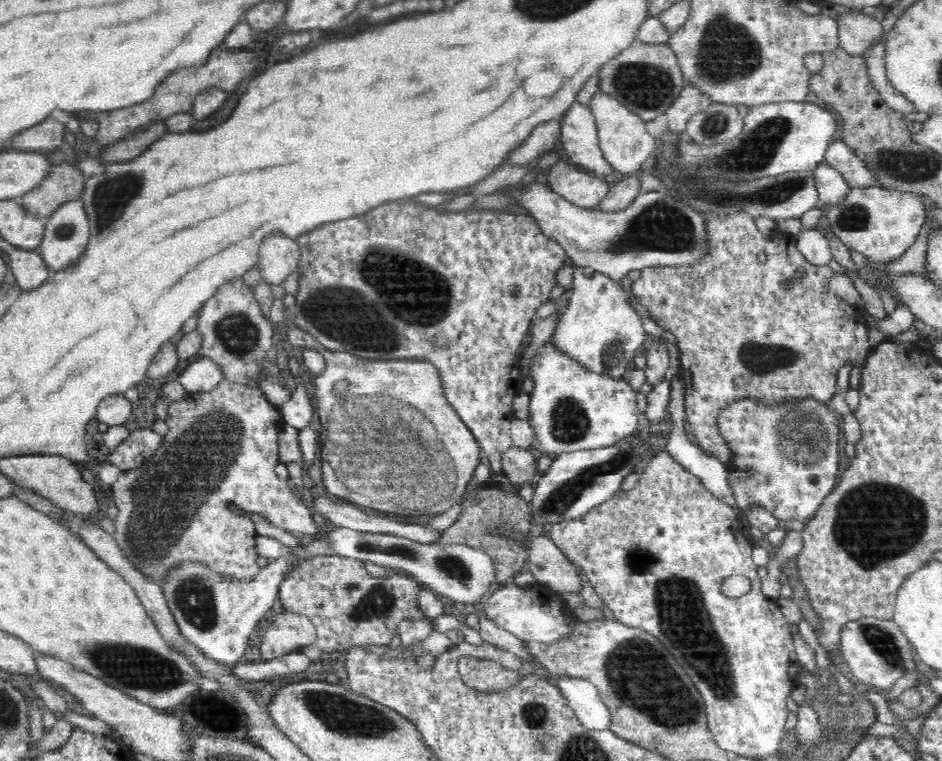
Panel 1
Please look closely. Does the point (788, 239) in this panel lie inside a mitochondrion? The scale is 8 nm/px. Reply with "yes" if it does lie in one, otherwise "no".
no

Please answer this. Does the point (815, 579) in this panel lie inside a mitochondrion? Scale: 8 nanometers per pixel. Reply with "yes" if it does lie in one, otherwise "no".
no

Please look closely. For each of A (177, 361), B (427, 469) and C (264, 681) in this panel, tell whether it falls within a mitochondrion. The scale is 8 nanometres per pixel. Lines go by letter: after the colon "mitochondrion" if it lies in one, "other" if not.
A: other
B: mitochondrion
C: other

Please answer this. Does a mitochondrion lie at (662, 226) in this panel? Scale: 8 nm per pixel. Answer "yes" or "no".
yes

